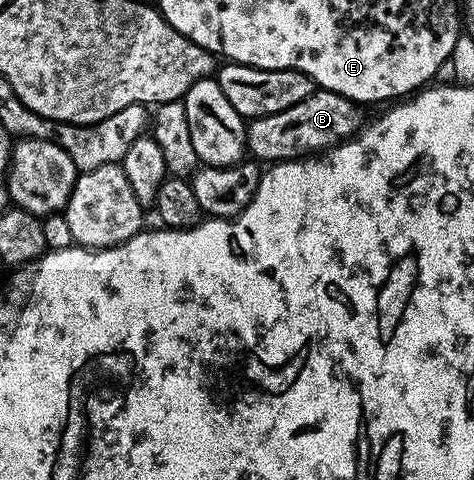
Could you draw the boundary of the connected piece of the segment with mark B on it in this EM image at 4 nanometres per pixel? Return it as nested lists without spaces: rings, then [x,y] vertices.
[[[316,88],[300,104],[253,119],[246,127],[246,149],[259,163],[273,164],[300,158],[311,152],[324,152],[347,138],[353,138],[364,125],[363,107],[331,90]]]

